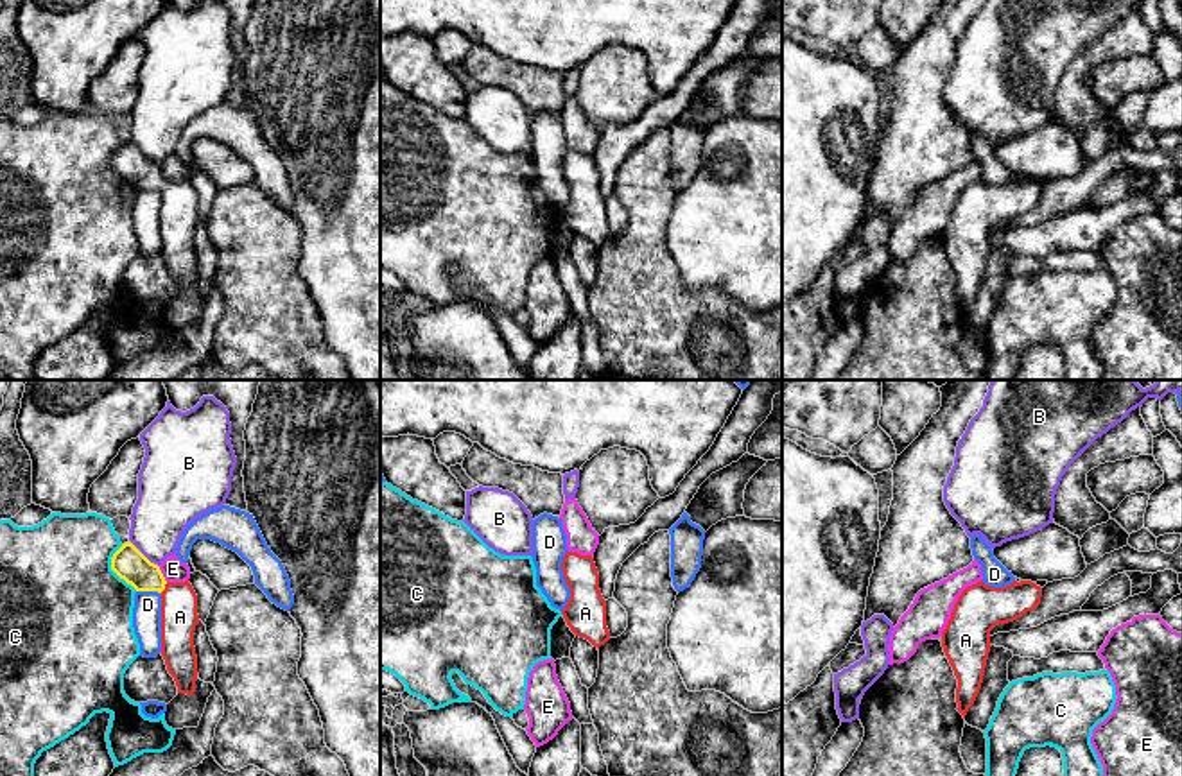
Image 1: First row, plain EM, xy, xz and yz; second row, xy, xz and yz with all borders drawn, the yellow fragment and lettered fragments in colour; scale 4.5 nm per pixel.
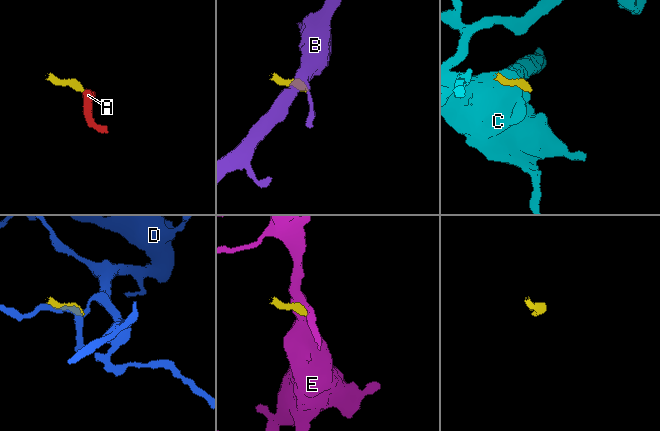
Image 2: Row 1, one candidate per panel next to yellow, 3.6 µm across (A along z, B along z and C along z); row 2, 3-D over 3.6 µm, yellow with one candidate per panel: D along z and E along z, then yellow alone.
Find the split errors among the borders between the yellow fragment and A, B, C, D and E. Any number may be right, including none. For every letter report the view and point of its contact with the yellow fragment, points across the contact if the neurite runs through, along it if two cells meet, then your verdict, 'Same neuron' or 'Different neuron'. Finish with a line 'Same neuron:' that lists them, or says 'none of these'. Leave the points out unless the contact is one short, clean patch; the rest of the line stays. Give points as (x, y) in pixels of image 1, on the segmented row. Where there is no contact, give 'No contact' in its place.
A: Touches yellow at xy (164, 588). Path across: xy (128, 561), (164, 588), (178, 603), (180, 617). Same neuron
B: Touches yellow at xy (142, 554). Boundary: xy (130, 540), (158, 567). Different neuron
C: Touches yellow at xy (113, 570). Different neuron
D: Touches yellow at xy (149, 590). Different neuron
E: Touches yellow at xy (162, 574). Boundary: xy (158, 567), (167, 581). Different neuron
Same neuron: A

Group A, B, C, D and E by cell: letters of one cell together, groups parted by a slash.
A / B / C / D / E

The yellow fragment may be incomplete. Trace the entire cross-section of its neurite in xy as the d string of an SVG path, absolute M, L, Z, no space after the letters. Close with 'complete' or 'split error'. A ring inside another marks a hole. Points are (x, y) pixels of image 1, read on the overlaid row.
M131 541L113 554L111 570L136 591L161 595L161 656L176 681L178 694L192 695L197 681L194 631L201 622L192 584L188 581L167 582L160 566L151 563Z; split error

